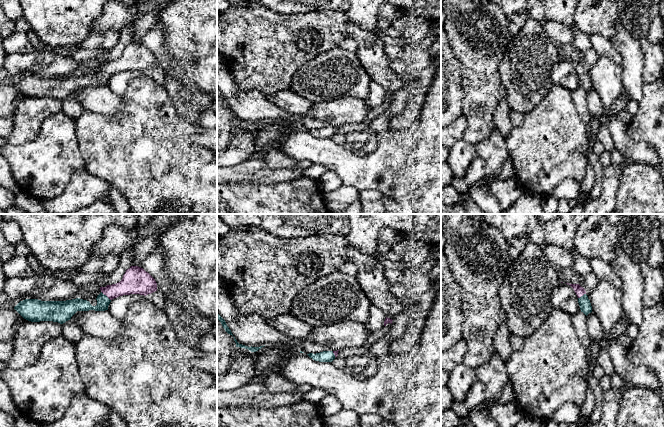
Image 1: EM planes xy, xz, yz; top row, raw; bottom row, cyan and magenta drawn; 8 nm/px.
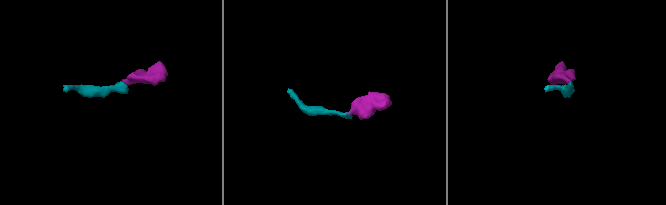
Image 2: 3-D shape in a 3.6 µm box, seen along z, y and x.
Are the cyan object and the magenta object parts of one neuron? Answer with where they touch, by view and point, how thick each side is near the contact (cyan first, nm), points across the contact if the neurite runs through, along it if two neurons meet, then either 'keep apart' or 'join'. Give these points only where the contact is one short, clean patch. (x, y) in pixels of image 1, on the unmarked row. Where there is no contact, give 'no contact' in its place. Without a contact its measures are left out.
contact xy (106, 72); calibres 100 and 190 nm; way xy (103, 77), (106, 72), (111, 67), (133, 58); join

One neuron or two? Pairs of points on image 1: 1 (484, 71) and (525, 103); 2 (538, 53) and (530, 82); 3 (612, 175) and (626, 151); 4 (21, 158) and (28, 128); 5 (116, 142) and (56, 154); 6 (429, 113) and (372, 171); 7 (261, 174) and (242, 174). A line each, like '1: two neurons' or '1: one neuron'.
1: two neurons
2: one neuron
3: two neurons
4: two neurons
5: two neurons
6: one neuron
7: one neuron

